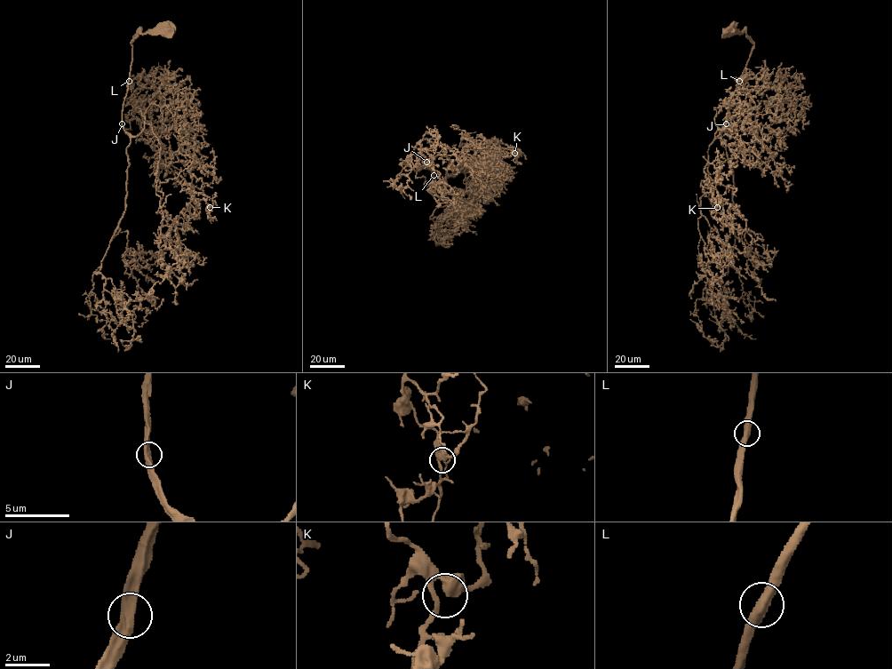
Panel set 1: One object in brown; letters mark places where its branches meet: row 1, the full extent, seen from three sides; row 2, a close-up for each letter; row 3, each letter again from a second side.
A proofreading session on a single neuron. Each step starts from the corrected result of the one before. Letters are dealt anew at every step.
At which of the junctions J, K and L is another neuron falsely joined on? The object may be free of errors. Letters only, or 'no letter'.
no letter

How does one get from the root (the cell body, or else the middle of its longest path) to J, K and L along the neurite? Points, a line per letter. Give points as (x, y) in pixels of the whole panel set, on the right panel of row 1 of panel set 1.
J: (731, 29), (740, 33), (744, 30), (754, 46), (738, 83), (726, 123)
K: (731, 29), (744, 30), (754, 46), (725, 127), (719, 136), (725, 123), (708, 150), (706, 185), (717, 207)
L: (731, 29), (740, 33), (744, 30), (754, 44), (739, 80)

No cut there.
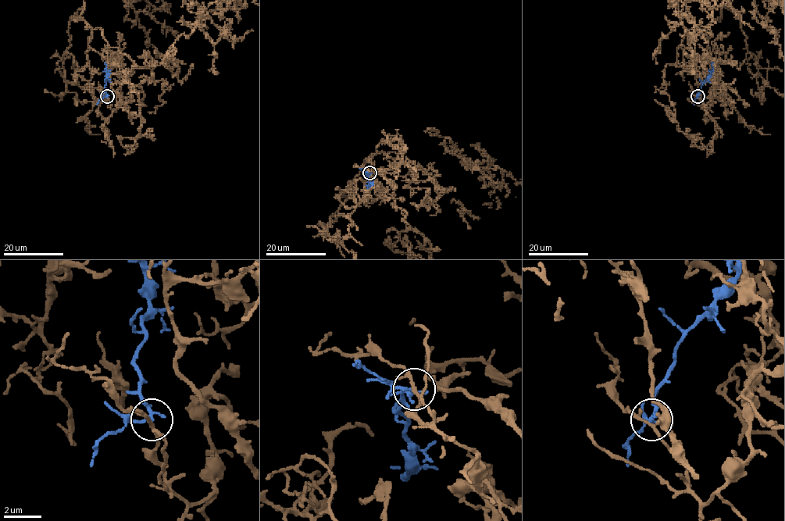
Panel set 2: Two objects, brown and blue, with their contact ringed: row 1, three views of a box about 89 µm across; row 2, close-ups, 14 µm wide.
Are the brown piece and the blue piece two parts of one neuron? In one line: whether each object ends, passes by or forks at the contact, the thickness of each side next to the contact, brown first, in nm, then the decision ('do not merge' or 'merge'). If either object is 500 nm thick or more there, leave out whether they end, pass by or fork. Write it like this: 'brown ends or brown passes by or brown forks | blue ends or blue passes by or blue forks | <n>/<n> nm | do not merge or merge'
brown forks | blue forks | 140/140 nm | do not merge

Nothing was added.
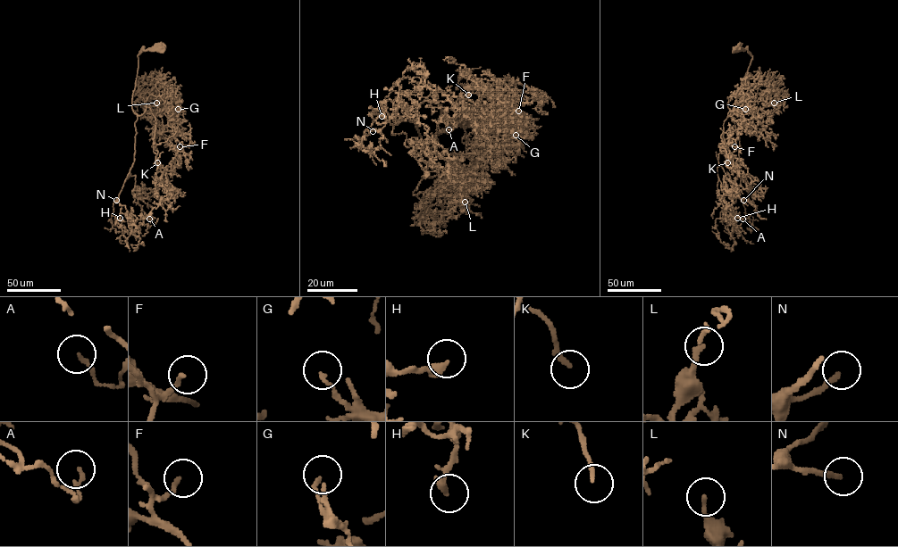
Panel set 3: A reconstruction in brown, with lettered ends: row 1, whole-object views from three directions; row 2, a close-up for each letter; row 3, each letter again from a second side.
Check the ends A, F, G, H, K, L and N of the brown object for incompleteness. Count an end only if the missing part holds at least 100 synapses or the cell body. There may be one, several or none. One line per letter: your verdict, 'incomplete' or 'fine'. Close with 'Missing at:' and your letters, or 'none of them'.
A: fine
F: fine
G: fine
H: incomplete
K: incomplete
L: fine
N: incomplete
Missing at: H, K, N

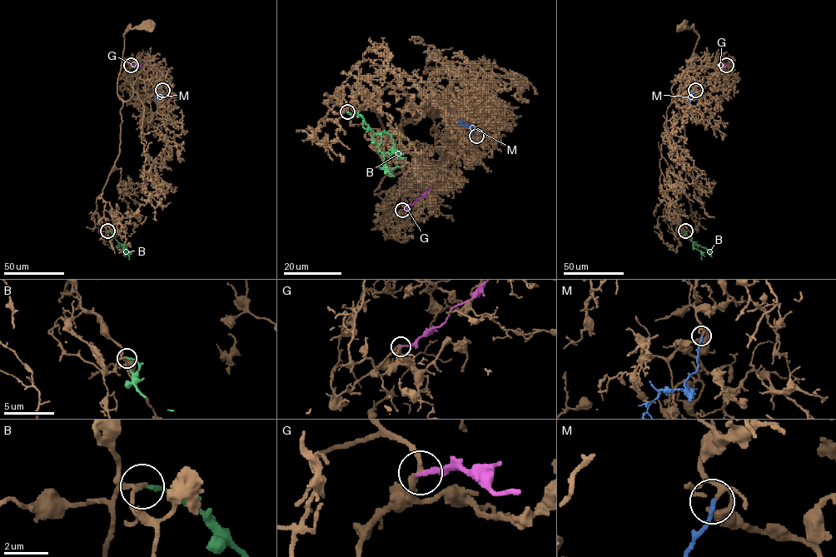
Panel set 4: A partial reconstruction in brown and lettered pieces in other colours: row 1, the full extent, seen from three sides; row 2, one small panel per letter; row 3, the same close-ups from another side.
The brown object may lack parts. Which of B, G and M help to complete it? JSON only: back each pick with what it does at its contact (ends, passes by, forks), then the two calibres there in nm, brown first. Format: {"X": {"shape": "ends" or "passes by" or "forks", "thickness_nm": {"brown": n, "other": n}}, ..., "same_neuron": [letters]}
{"M": {"shape": "ends", "thickness_nm": {"brown": 160, "other": 180}}, "same_neuron": ["M"]}

